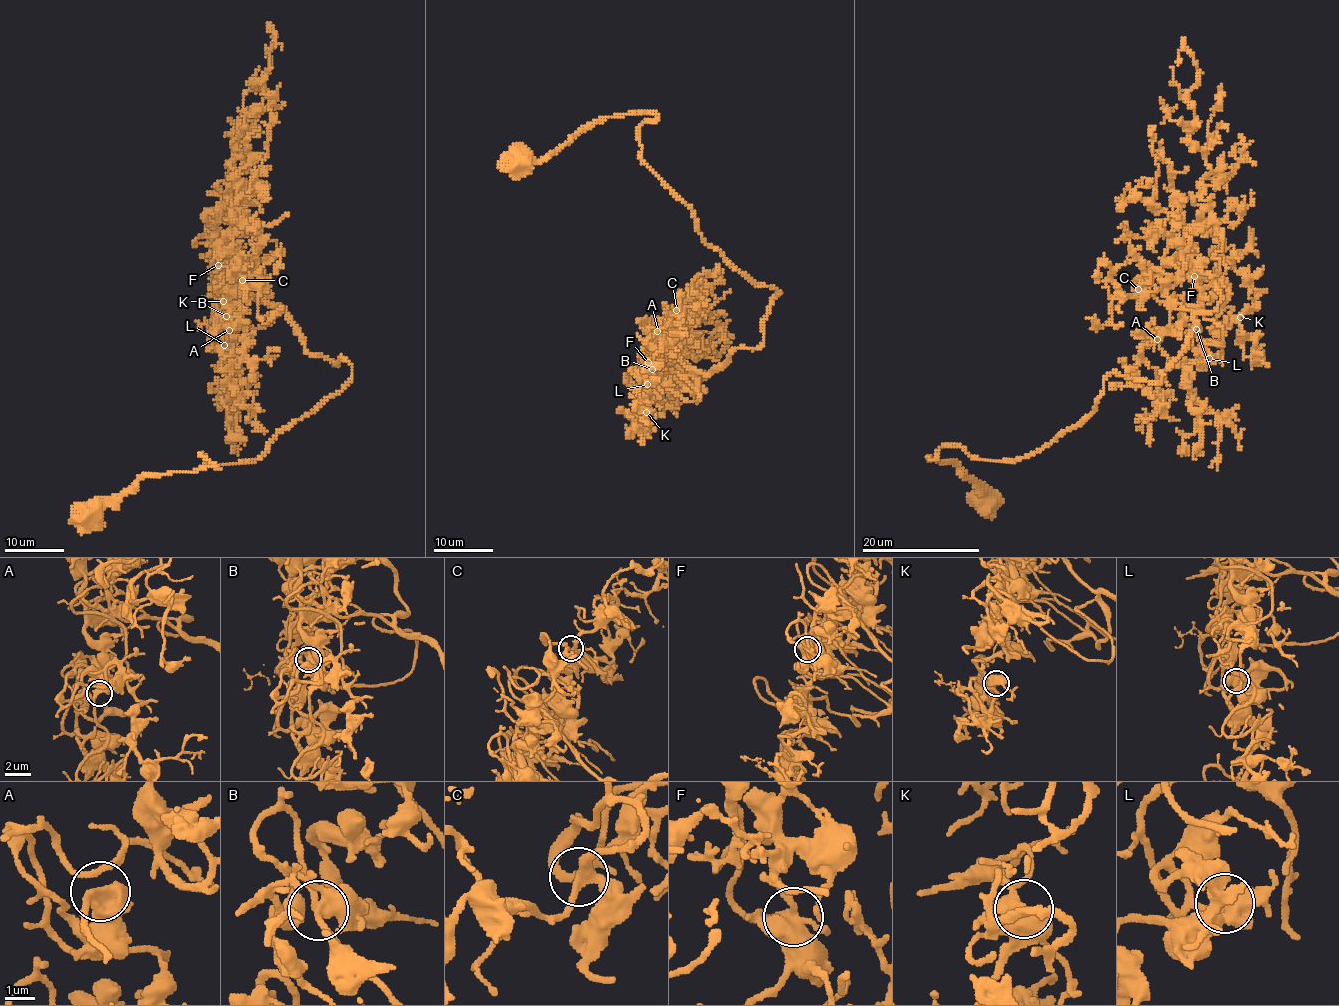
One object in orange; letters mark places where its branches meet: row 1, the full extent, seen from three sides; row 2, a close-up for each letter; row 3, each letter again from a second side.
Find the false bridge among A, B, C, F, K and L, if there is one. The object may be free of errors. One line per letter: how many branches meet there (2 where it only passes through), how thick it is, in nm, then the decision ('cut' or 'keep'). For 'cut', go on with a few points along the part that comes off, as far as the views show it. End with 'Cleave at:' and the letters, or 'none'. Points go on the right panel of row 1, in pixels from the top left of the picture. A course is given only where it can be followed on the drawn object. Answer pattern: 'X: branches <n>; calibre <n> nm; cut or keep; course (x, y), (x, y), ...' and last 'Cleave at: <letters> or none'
A: branches 3; calibre 440 nm; keep
B: branches 4; calibre 480 nm; keep
C: branches 4; calibre 280 nm; keep
F: branches 4; calibre 460 nm; keep
K: branches 5; calibre 480 nm; keep
L: branches 4; calibre 440 nm; keep
Cleave at: none

